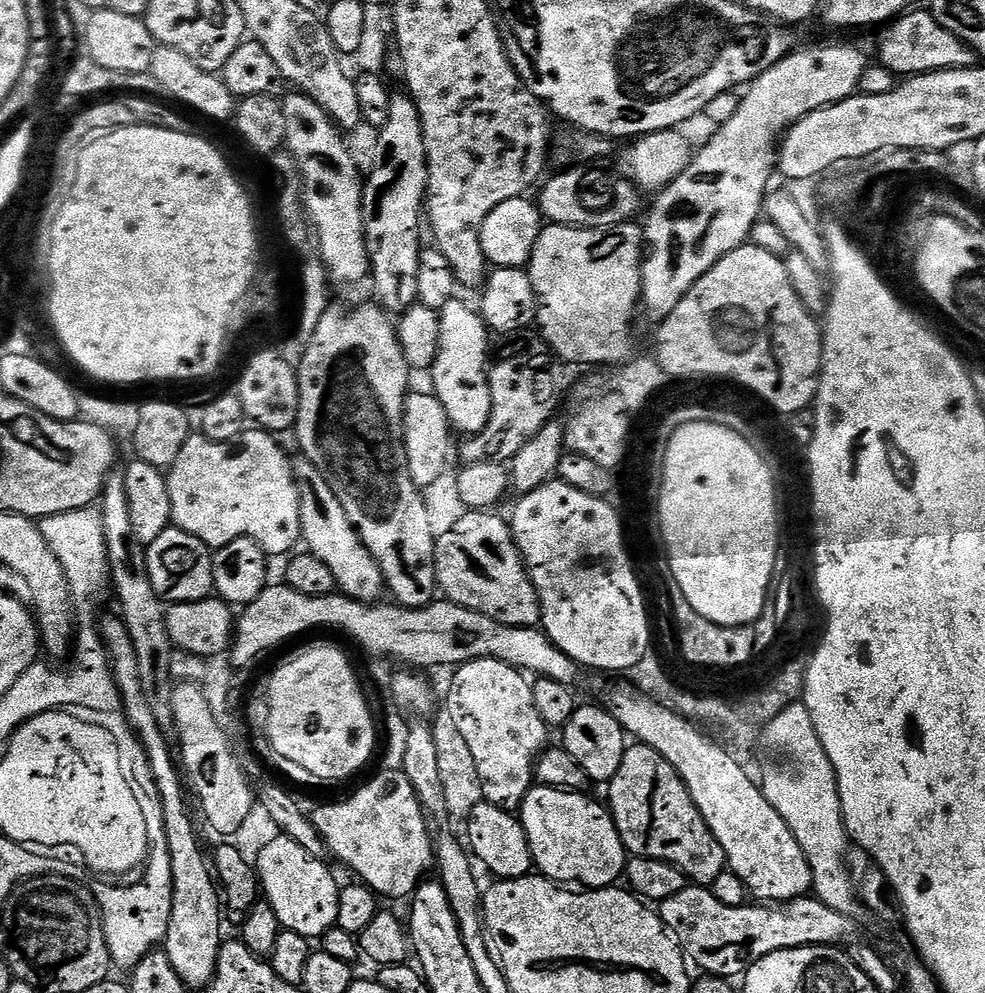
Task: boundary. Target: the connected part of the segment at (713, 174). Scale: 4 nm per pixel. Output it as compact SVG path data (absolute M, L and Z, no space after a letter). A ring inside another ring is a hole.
M816 44L801 52L789 52L743 89L734 116L719 125L716 133L701 148L695 149L692 161L682 174L678 174L678 178L674 178L674 182L660 189L648 212L648 221L643 221L646 255L642 260L640 299L643 311L644 308L648 311L653 322L665 320L702 274L706 274L723 256L742 247L751 237L752 227L762 216L764 194L773 183L772 172L774 176L778 164L777 148L784 133L806 118L806 114L857 95L862 74L869 66L867 54L856 44Z

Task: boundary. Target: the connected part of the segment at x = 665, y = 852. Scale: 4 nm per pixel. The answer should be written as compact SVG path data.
M639 742L625 747L622 766L618 766L618 774L614 774L607 788L606 804L624 843L625 853L629 857L641 856L651 860L670 862L678 866L678 870L682 870L689 881L696 886L712 885L714 878L718 878L718 874L726 870L728 859L722 846L718 846L718 838L710 834L710 826L706 826L698 806L694 806L682 778L674 770L674 766L670 766L670 762L666 762L666 758L658 754L658 750Z

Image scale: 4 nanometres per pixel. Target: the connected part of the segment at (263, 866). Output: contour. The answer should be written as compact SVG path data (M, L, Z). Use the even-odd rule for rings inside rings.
M286 835L276 837L254 856L254 871L260 881L263 899L274 910L276 923L281 929L319 938L326 930L337 927L341 885L327 868L325 861L308 854L296 841Z

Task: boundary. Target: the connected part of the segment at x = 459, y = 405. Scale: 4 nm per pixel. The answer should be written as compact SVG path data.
M463 298L446 302L446 306L438 309L438 315L440 318L440 341L436 360L430 369L433 384L431 387L446 410L449 425L457 433L481 432L490 418L492 409L492 395L488 385L490 329L484 323L484 317L480 315L479 311L473 305L471 308Z

